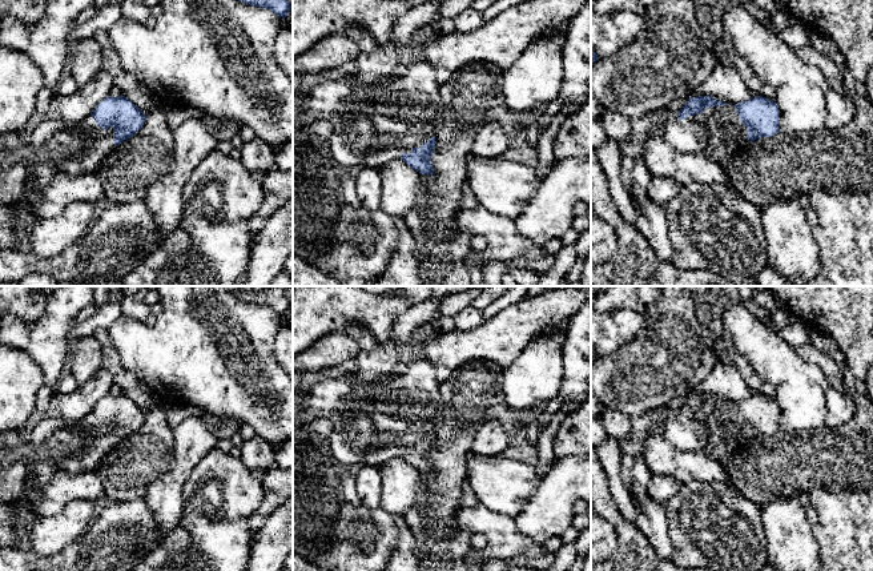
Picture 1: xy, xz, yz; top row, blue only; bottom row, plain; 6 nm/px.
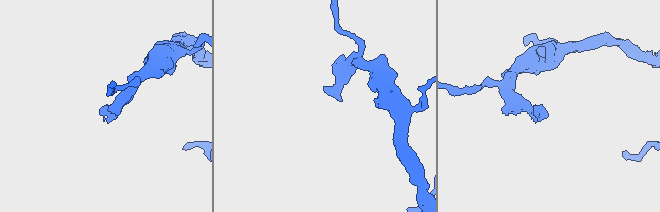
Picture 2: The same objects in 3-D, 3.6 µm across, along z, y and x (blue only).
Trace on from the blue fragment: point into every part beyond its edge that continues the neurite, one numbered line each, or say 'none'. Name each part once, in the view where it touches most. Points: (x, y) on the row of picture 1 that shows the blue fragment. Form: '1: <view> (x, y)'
1: yz (717, 125)

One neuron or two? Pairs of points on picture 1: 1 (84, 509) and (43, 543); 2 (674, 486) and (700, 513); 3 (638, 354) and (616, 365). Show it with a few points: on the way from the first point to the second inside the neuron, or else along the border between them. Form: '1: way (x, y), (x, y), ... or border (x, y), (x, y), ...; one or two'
1: way (73, 519), (64, 529), (53, 533); one
2: border (682, 485), (663, 503); two
3: way (632, 360), (627, 365), (622, 365); one

